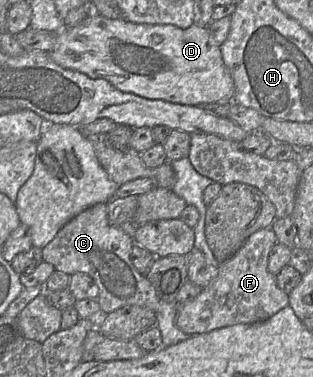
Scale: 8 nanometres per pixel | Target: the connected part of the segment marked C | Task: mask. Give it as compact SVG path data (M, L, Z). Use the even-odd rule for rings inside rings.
M107 203L91 206L66 223L42 248L43 261L68 275L76 272L89 274L98 286L97 300L103 314L130 305L145 307L156 313L160 298L147 277L135 268L131 260L134 240L120 226L110 224L107 206Z

